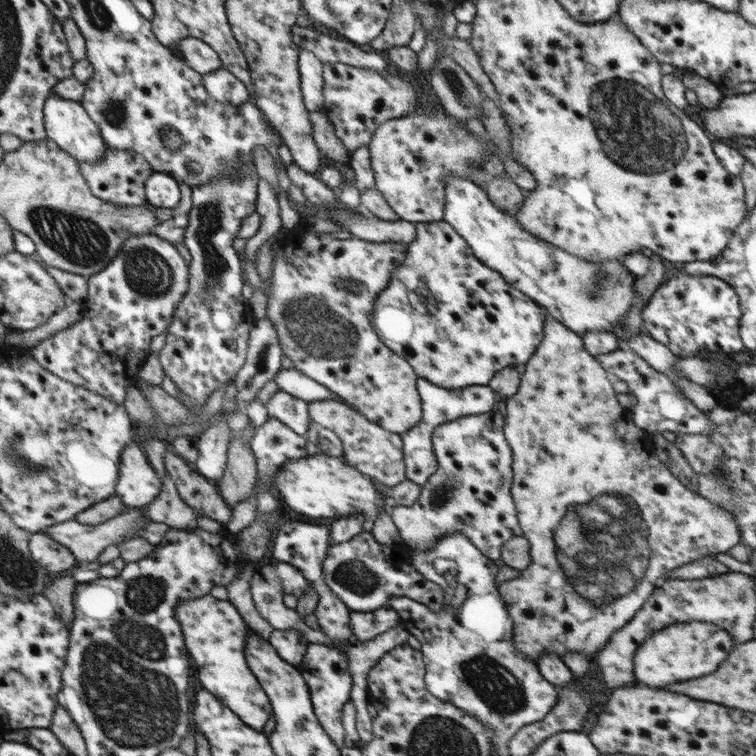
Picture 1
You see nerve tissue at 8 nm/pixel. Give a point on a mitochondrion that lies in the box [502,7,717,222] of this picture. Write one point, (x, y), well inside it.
(634, 126)

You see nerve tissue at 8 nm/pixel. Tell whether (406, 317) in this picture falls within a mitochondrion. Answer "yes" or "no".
no

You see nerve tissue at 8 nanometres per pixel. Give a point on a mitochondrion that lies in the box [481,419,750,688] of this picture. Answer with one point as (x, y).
(602, 542)

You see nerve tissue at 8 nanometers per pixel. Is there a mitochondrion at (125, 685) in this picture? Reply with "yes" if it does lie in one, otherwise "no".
yes

